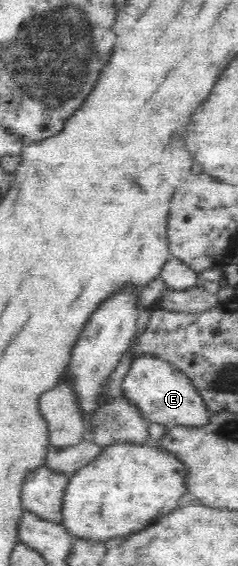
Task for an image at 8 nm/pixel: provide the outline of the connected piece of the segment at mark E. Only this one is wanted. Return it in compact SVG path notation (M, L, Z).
M153 356L138 357L124 376L121 388L124 395L142 411L146 420L166 426L202 427L210 424L210 410L189 376Z

